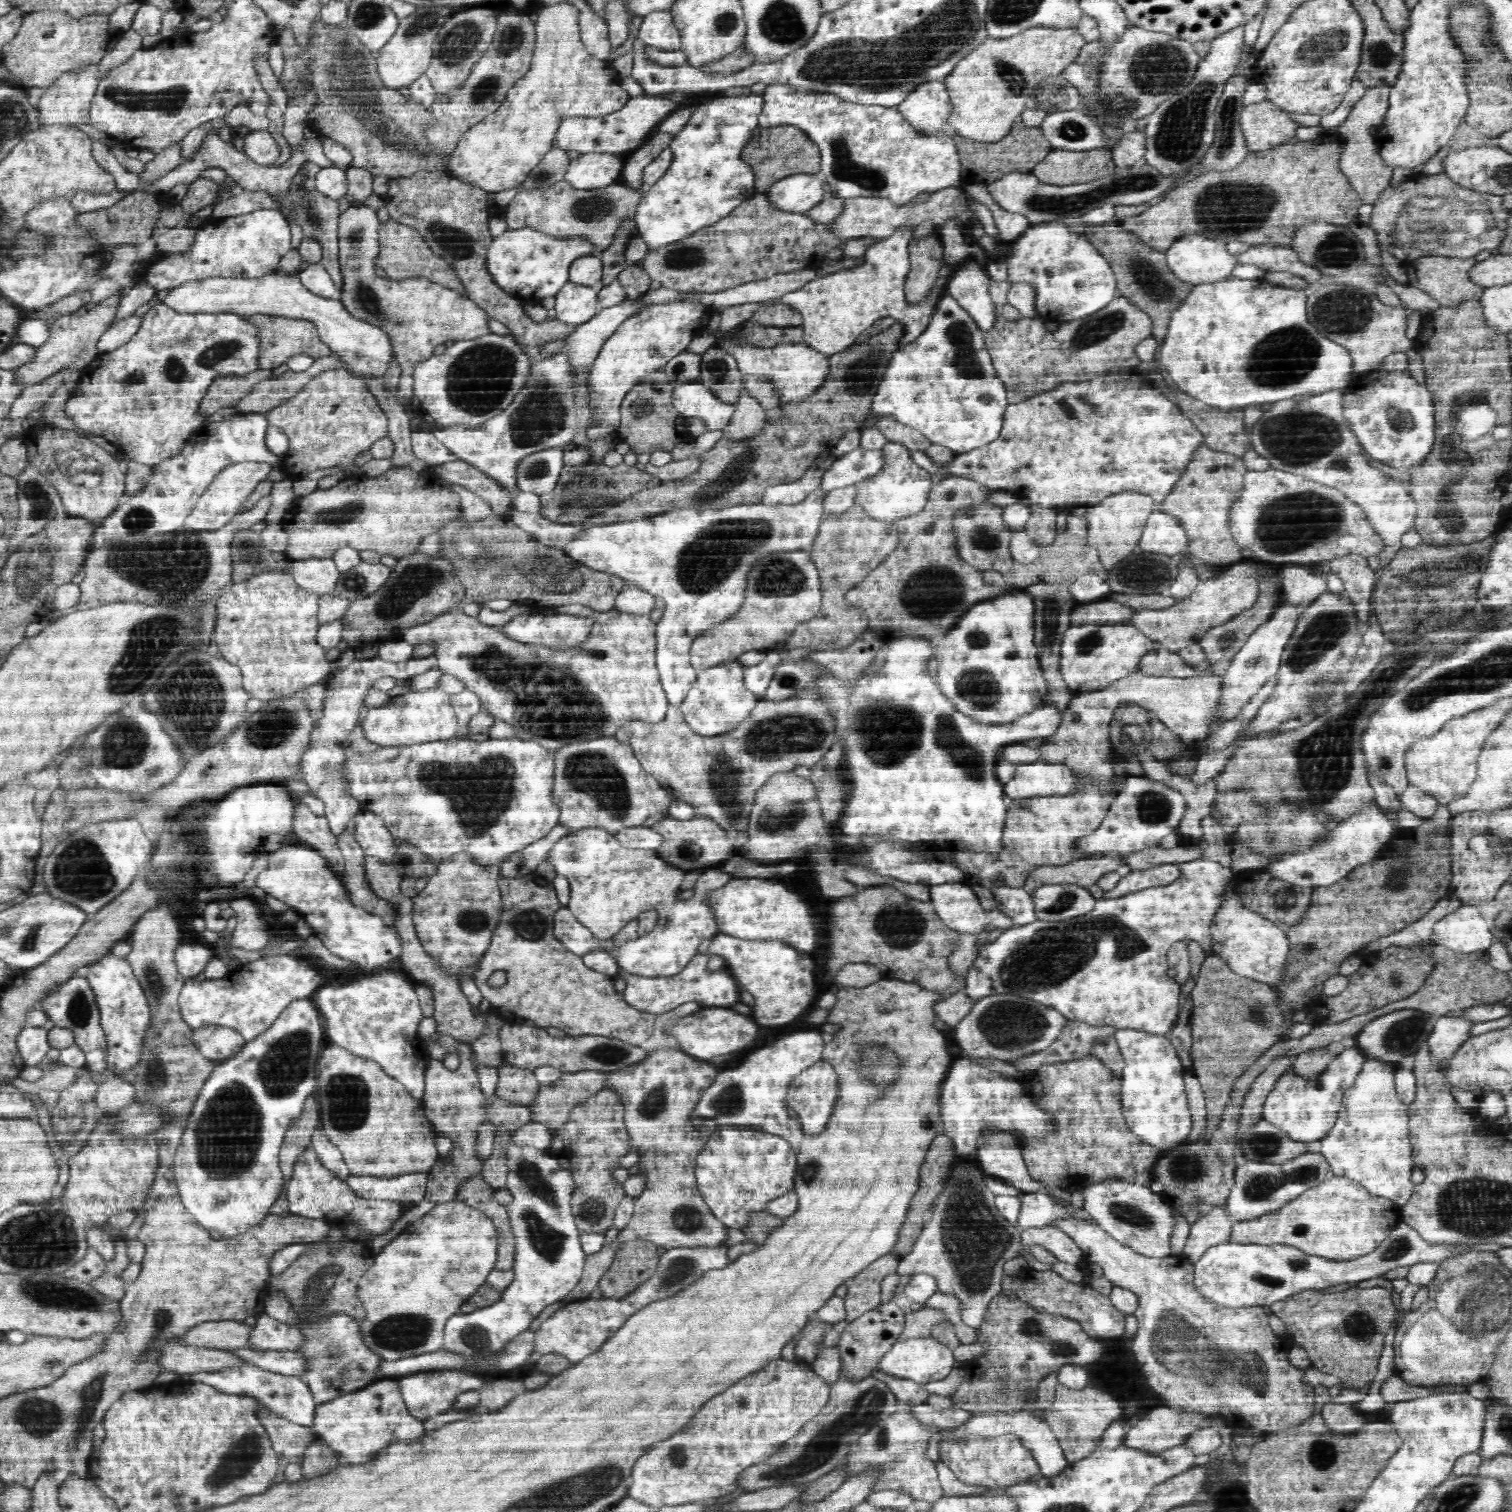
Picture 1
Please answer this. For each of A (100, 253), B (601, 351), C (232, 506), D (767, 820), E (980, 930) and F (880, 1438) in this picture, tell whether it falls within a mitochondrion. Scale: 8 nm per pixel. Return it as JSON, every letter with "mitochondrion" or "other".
{"A":"other","B":"other","C":"other","D":"mitochondrion","E":"other","F":"mitochondrion"}

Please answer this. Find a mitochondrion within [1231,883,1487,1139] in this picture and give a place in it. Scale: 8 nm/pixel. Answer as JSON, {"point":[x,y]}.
{"point":[1403,1035]}

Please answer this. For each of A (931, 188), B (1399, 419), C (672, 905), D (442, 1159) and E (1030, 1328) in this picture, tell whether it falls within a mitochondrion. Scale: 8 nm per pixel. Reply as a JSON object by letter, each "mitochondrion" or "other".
{"A":"other","B":"mitochondrion","C":"other","D":"other","E":"mitochondrion"}

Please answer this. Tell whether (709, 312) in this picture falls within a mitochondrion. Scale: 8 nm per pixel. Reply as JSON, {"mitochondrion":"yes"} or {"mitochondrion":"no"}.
{"mitochondrion":"no"}

